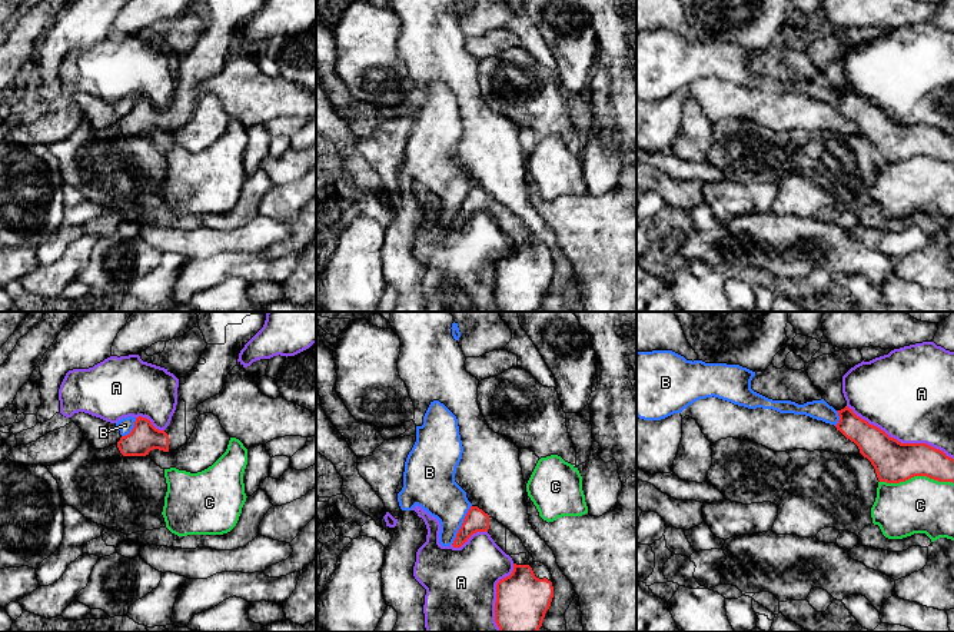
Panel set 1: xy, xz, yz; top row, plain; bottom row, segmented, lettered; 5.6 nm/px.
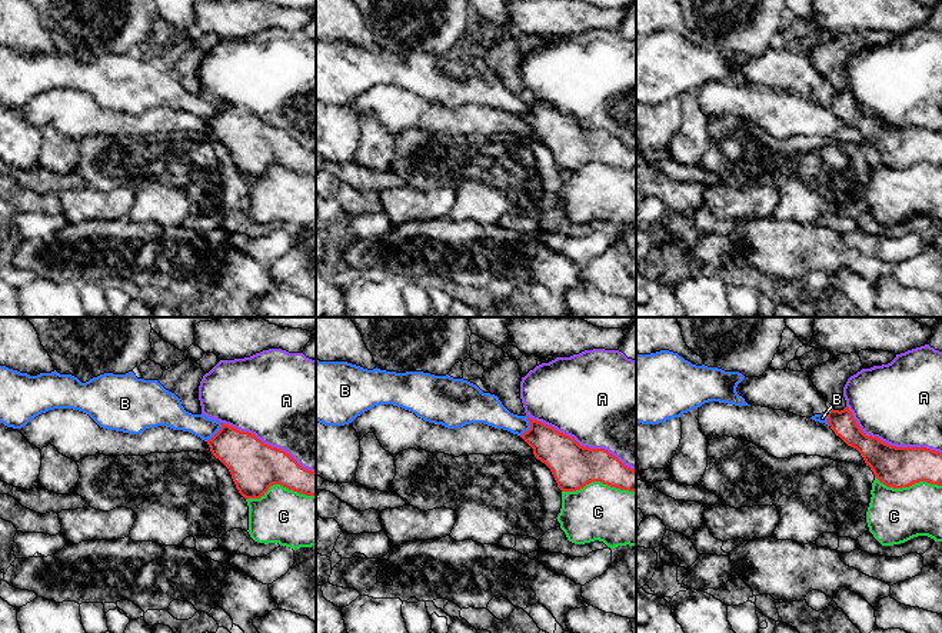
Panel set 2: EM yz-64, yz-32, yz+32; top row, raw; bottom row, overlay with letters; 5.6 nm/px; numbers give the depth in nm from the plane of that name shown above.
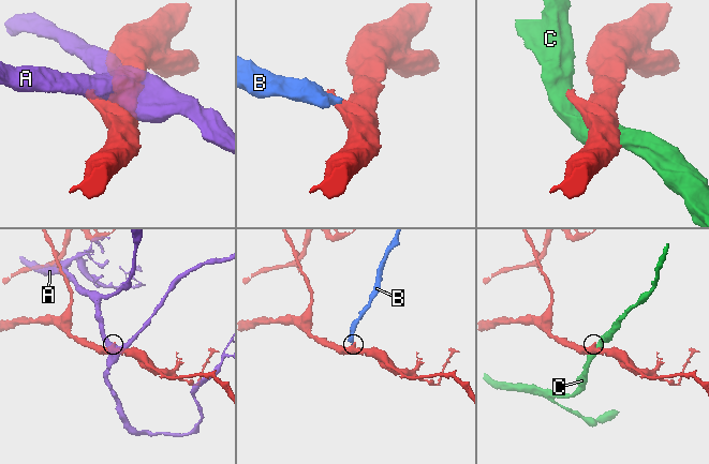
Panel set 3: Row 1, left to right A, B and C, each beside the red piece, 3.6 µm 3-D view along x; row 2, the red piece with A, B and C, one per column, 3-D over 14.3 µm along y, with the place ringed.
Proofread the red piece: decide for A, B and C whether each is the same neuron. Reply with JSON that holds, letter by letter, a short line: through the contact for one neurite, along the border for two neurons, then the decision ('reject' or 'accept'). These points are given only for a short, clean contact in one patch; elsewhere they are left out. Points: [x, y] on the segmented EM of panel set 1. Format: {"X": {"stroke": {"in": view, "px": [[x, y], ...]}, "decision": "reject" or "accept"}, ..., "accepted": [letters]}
{"A": {"decision": "reject"}, "B": {"stroke": {"in": "xz", "px": [[471, 505], [451, 544]]}, "decision": "reject"}, "C": {"decision": "reject"}, "accepted": []}

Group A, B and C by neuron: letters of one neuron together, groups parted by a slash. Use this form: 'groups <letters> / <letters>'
groups A / B / C

